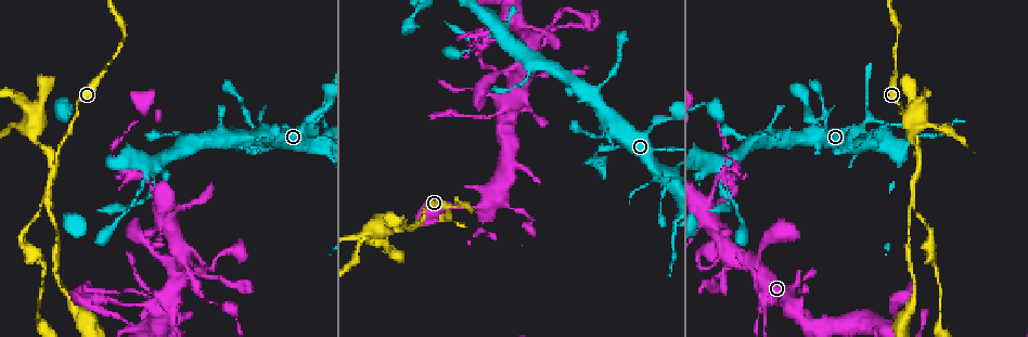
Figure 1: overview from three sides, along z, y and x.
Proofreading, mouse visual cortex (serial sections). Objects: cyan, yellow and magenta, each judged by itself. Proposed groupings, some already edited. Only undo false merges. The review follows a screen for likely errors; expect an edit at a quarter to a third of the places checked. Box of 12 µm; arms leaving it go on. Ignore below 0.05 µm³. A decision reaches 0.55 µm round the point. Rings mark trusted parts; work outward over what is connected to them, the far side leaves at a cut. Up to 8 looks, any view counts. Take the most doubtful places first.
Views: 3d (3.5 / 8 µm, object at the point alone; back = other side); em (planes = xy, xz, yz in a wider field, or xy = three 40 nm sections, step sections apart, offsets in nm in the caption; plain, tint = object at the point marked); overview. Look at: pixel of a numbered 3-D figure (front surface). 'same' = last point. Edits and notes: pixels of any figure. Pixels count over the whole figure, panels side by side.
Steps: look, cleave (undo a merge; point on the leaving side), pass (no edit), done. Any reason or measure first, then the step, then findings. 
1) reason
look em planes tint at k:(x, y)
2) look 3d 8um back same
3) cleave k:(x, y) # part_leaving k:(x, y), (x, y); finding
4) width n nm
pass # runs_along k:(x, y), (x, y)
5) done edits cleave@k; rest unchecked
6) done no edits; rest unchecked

arms part here
look 3d 3.5um at 1:(50, 200)

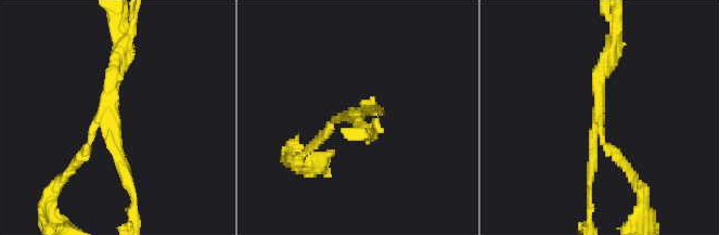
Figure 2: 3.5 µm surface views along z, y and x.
arms 3; arm_widths 150, 150, 200 nm; need the tissue
look em xy step 1 tint at 2:(599, 115)

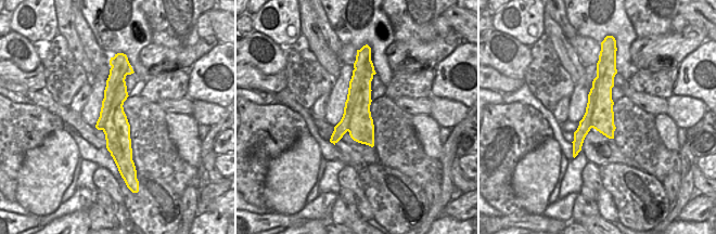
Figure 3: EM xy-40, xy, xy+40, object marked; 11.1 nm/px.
cleave 2:(119, 158) # border 3:(118, 64), (102, 129); a second cell is stuck on

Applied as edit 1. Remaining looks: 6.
look overview

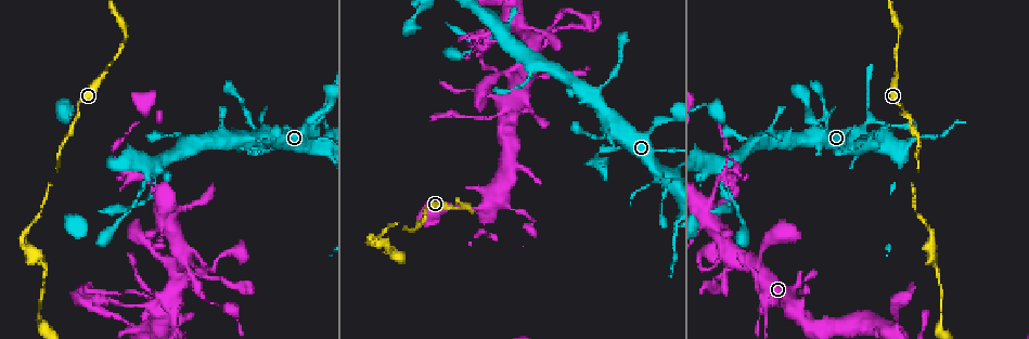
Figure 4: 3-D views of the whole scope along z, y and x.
look 3d 3.5um at 4:(539, 40)

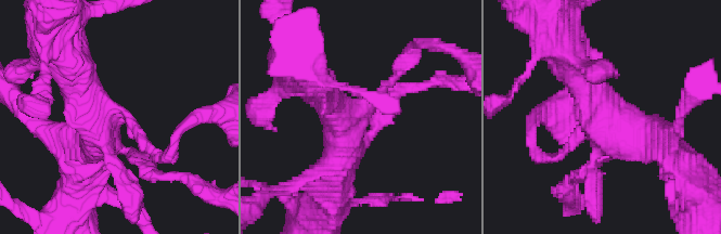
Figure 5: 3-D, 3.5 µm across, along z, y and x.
look em planes tint at 5:(363, 116)

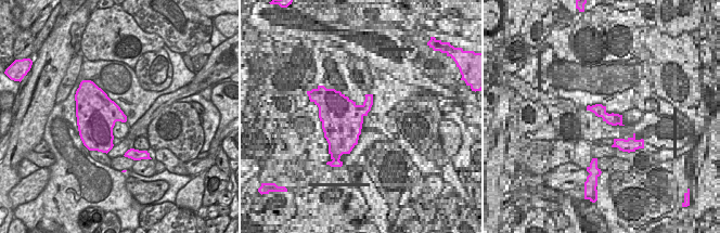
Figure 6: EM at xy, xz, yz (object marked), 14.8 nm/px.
pass # runs_along 5:(669, 152), (613, 121), (571, 65); all the same cell

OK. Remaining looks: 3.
sharp bend
look 3d 3.5um at 4:(249, 153)

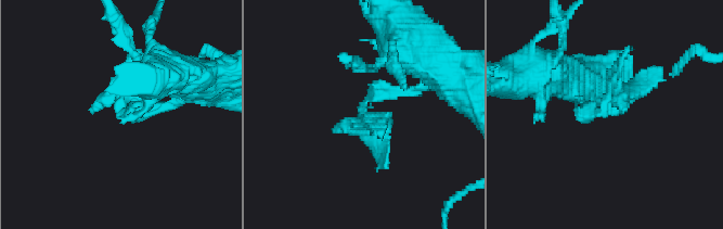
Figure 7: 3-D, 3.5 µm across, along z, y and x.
look em xy step 1 plain at 7:(121, 115)

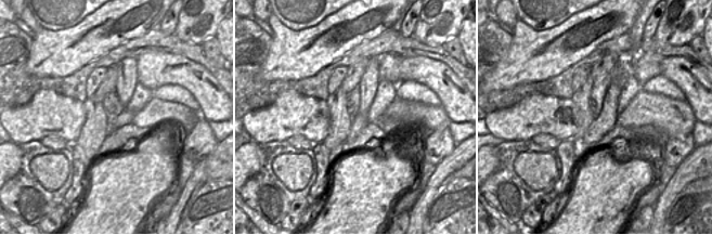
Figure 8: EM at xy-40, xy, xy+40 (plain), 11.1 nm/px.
with the object marked
look em xy step 1 tint same

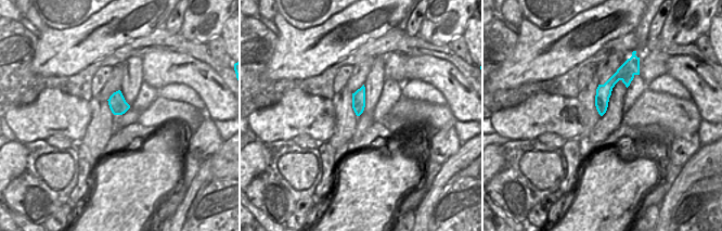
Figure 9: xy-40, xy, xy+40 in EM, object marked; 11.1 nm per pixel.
pass # runs_along 7:(427, 81), (363, 104), (381, 160); continuous, no second cell

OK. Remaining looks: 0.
done edits cleave@2; rest unchecked

